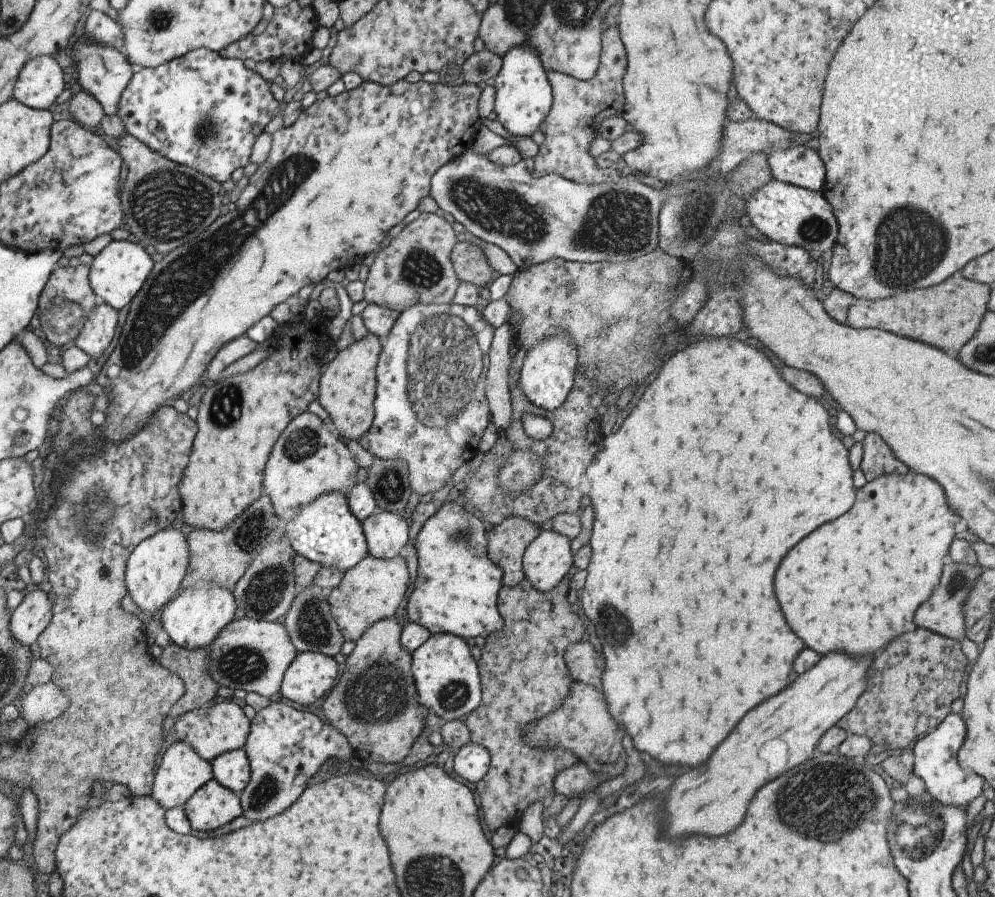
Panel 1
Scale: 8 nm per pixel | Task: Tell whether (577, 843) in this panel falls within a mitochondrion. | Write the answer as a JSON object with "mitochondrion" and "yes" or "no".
{"mitochondrion":"no"}

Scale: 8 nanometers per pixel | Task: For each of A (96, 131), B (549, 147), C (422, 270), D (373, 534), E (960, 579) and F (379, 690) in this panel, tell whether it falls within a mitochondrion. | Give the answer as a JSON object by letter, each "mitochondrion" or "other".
{"A":"other","B":"other","C":"mitochondrion","D":"other","E":"mitochondrion","F":"mitochondrion"}

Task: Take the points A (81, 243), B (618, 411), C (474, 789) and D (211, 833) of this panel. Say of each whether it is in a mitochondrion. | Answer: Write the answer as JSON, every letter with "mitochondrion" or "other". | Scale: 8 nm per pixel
{"A":"other","B":"other","C":"other","D":"other"}

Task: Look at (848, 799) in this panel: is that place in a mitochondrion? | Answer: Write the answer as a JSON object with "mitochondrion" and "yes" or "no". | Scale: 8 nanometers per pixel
{"mitochondrion":"yes"}

